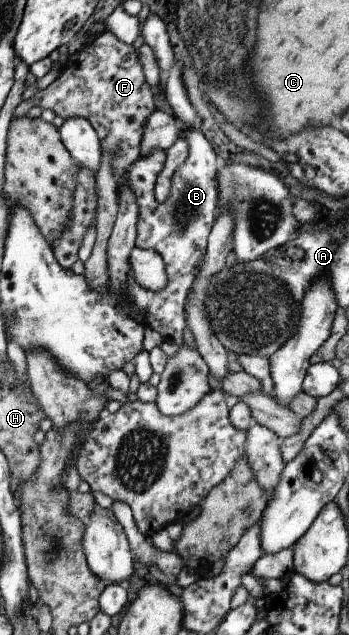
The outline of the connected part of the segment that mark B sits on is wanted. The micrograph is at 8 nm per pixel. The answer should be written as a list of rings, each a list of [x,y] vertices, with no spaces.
[[[197,127],[181,133],[189,148],[187,159],[179,165],[171,178],[171,188],[167,198],[158,204],[154,198],[154,173],[163,165],[163,150],[151,150],[147,156],[140,156],[125,172],[129,191],[135,196],[138,218],[134,244],[137,248],[150,249],[161,256],[164,264],[167,284],[159,292],[144,290],[127,274],[127,296],[143,314],[144,325],[161,335],[163,341],[179,346],[182,340],[184,303],[188,289],[196,276],[195,266],[206,252],[206,241],[212,225],[213,212],[217,208],[217,166],[219,160],[209,142],[205,140]]]

